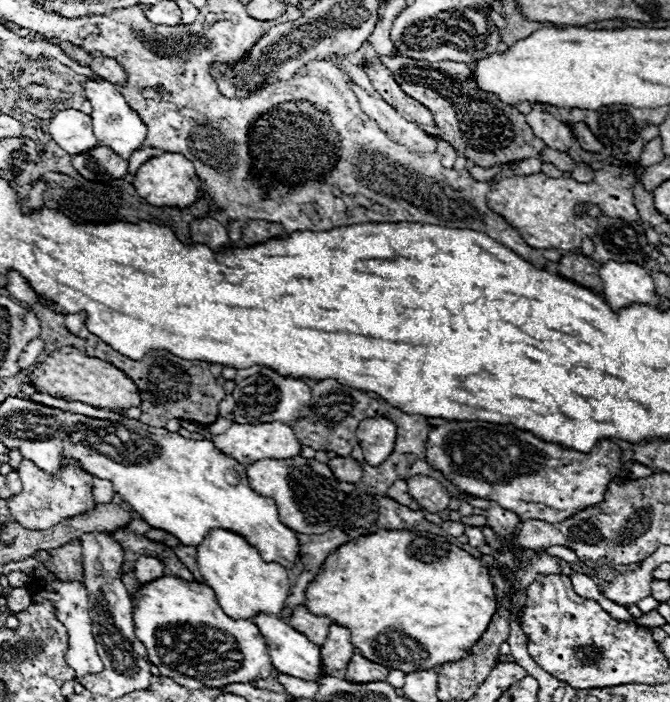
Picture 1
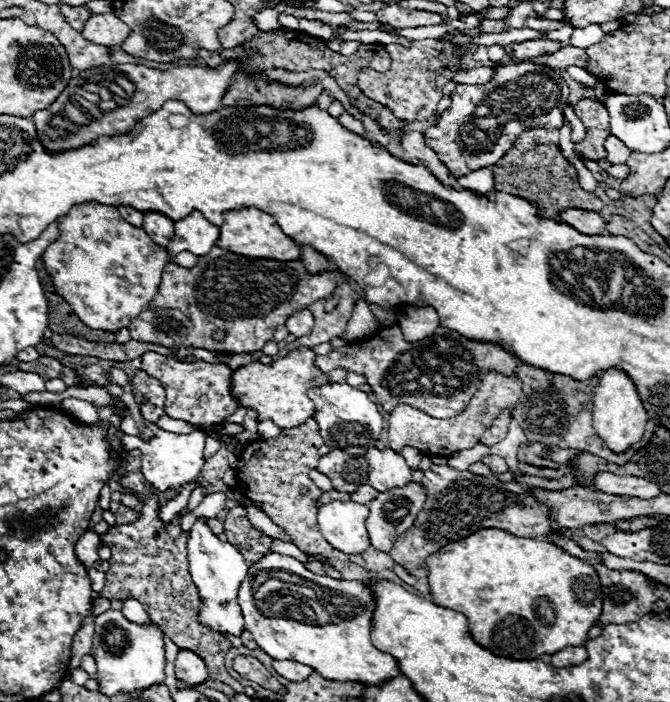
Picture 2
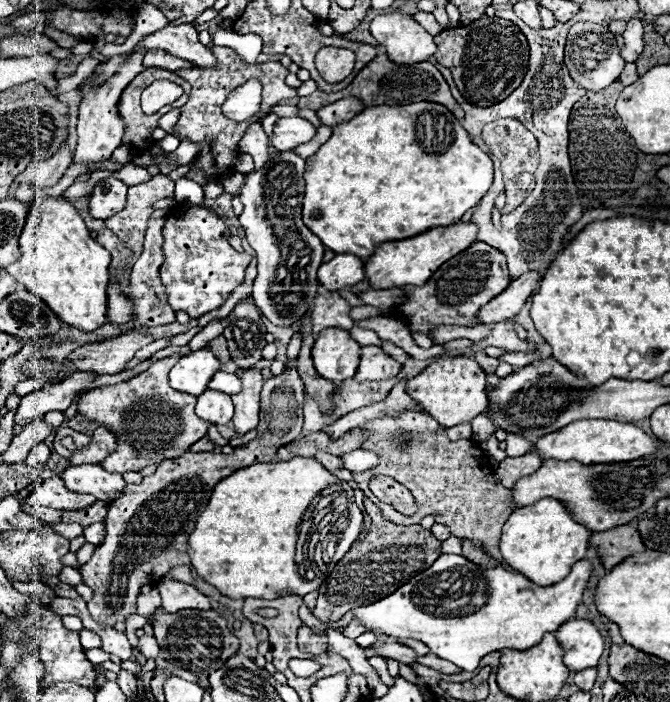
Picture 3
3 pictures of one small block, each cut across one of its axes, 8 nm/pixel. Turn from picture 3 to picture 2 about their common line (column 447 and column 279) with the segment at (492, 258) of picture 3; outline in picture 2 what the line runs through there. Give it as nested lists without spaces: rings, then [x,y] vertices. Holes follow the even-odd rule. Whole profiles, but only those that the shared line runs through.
[[[214,246],[206,256],[198,260],[194,268],[182,268],[170,262],[162,272],[162,284],[154,300],[146,304],[146,308],[140,312],[138,318],[134,318],[128,330],[134,340],[162,344],[168,348],[196,346],[196,348],[206,348],[210,352],[232,352],[232,354],[248,352],[250,354],[250,352],[262,350],[262,346],[274,338],[276,326],[286,324],[292,312],[298,312],[298,308],[308,308],[312,302],[330,296],[334,288],[336,288],[334,272],[324,272],[316,276],[308,274],[302,260],[294,260],[294,262],[250,260],[246,256]],[[216,328],[224,328],[228,332],[224,342],[212,340],[212,332]]]

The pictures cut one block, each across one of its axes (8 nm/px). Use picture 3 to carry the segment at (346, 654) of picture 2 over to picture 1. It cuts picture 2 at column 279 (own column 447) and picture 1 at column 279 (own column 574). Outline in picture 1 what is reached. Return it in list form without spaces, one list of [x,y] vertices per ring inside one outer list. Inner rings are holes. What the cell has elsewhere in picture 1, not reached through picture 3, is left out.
[[[214,528],[208,532],[202,544],[196,546],[196,560],[204,582],[214,590],[220,608],[228,616],[250,620],[258,612],[274,616],[280,614],[290,590],[288,572],[278,562],[264,562],[258,548],[252,546],[244,536],[232,530]]]

